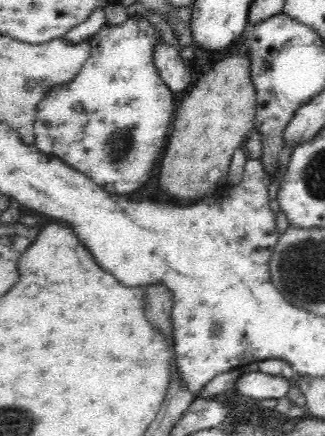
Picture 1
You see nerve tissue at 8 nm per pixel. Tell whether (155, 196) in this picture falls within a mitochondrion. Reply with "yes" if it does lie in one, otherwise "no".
no

